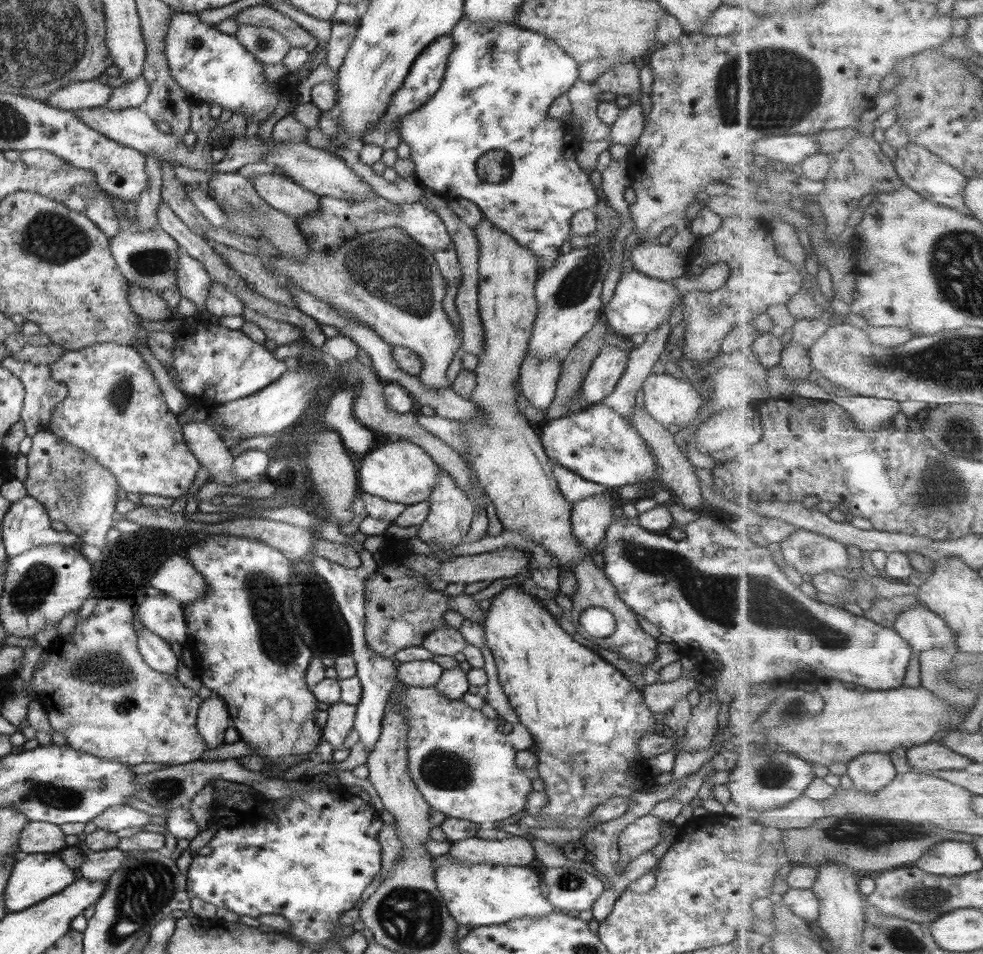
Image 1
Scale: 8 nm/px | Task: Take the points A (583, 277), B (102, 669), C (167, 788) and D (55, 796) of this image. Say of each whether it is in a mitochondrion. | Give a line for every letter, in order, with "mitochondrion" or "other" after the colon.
A: mitochondrion
B: mitochondrion
C: mitochondrion
D: mitochondrion

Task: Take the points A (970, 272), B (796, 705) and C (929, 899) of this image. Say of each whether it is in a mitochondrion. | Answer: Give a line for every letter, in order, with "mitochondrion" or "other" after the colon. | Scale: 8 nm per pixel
A: mitochondrion
B: mitochondrion
C: mitochondrion

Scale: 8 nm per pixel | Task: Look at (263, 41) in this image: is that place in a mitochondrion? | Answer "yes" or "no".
yes

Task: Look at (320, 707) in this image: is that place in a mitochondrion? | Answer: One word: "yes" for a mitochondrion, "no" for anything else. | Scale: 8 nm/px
no

